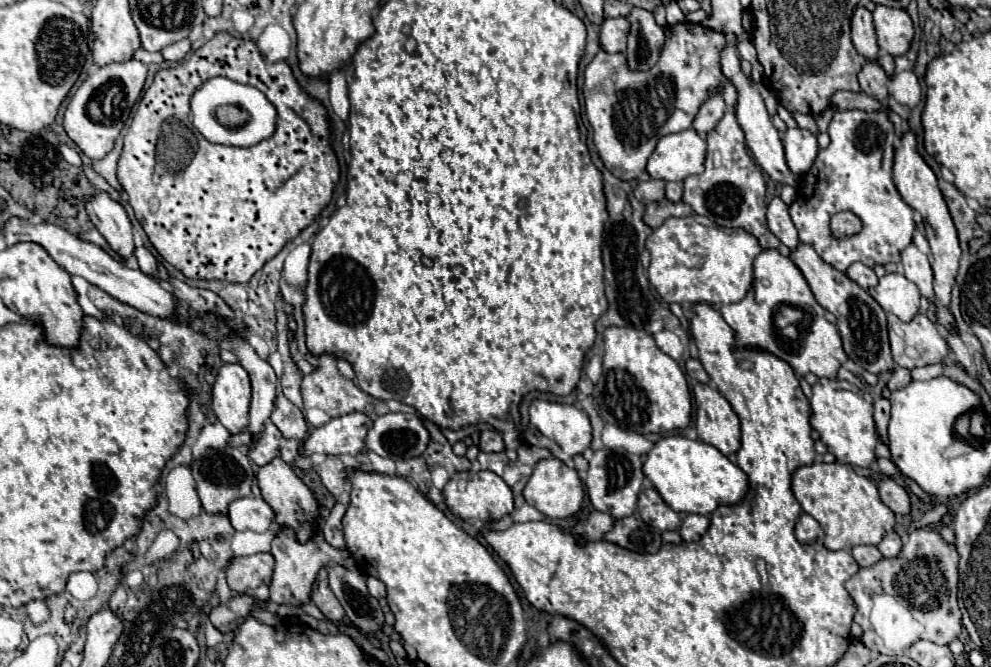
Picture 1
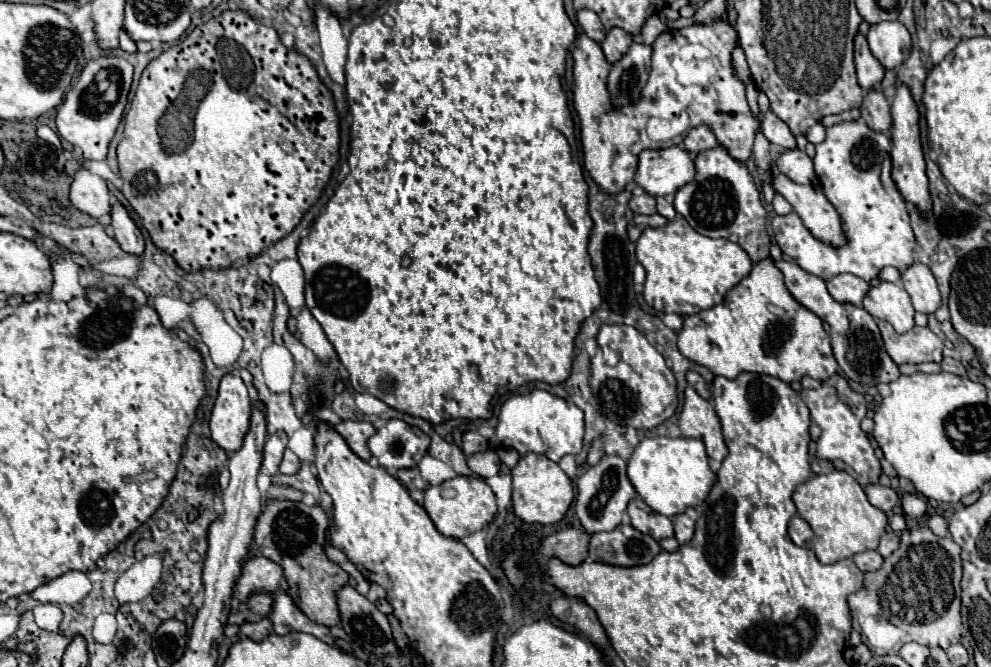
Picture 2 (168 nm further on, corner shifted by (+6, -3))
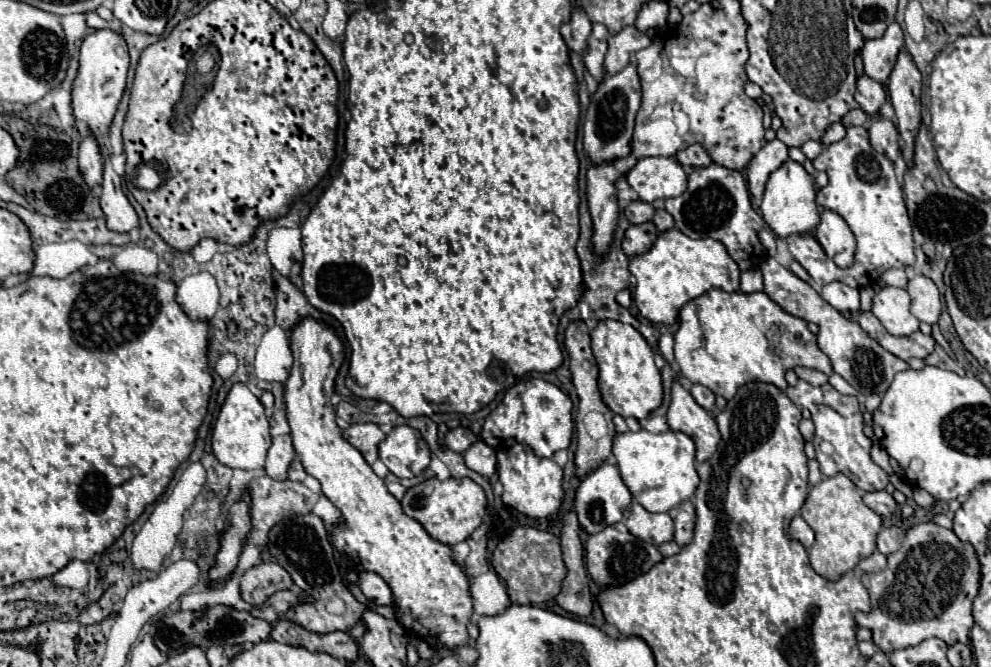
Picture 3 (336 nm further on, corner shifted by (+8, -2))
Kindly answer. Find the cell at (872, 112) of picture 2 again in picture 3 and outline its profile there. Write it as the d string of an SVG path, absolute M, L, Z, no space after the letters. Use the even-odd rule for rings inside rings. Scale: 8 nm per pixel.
M871 115L871 127L867 129L869 131L869 139L871 139L871 145L883 153L885 157L889 157L891 161L895 161L899 155L901 155L901 147L899 147L899 133L895 129L895 125L881 117L881 115Z

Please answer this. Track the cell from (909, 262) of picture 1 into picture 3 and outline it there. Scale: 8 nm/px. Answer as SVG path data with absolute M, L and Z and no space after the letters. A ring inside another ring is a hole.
M915 275L907 283L907 293L911 295L911 313L929 325L937 323L941 313L941 299L937 285L927 275Z

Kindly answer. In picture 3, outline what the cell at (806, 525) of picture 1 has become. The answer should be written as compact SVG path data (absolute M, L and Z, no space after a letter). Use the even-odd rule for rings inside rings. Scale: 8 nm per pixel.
M795 515L793 517L793 521L791 521L791 537L793 539L797 539L805 549L809 549L811 547L811 543L813 543L813 531L811 531L811 527L803 521L803 517L801 515Z

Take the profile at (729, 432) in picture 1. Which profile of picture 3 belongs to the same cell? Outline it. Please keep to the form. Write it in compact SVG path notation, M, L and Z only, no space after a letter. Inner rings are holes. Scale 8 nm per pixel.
M679 381L673 383L667 421L671 431L681 431L695 441L699 463L715 453L717 443L721 439L717 423L709 411L695 403L693 395Z

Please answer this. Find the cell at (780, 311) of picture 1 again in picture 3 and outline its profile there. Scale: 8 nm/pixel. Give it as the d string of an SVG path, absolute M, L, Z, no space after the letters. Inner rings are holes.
M711 289L679 311L679 329L673 337L675 361L683 377L709 387L725 399L731 399L739 385L747 381L773 383L785 391L785 371L799 365L825 375L833 373L827 355L819 351L817 335L809 331L809 323L787 315L765 291L727 293Z

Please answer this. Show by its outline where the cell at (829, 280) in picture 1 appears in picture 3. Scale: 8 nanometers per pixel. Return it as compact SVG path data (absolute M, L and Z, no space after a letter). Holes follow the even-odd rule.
M769 257L761 265L761 273L765 279L763 291L767 291L775 303L779 303L787 313L819 325L817 341L819 341L821 351L829 357L833 371L837 375L841 375L843 379L847 379L859 393L883 395L887 391L887 387L891 385L895 373L909 369L909 365L905 361L891 355L875 339L871 339L867 335L867 331L863 331L863 327L859 327L857 321L847 319L847 317L843 317L843 313L835 311L835 307L831 307L807 281L799 279L793 271L785 269L773 257Z

